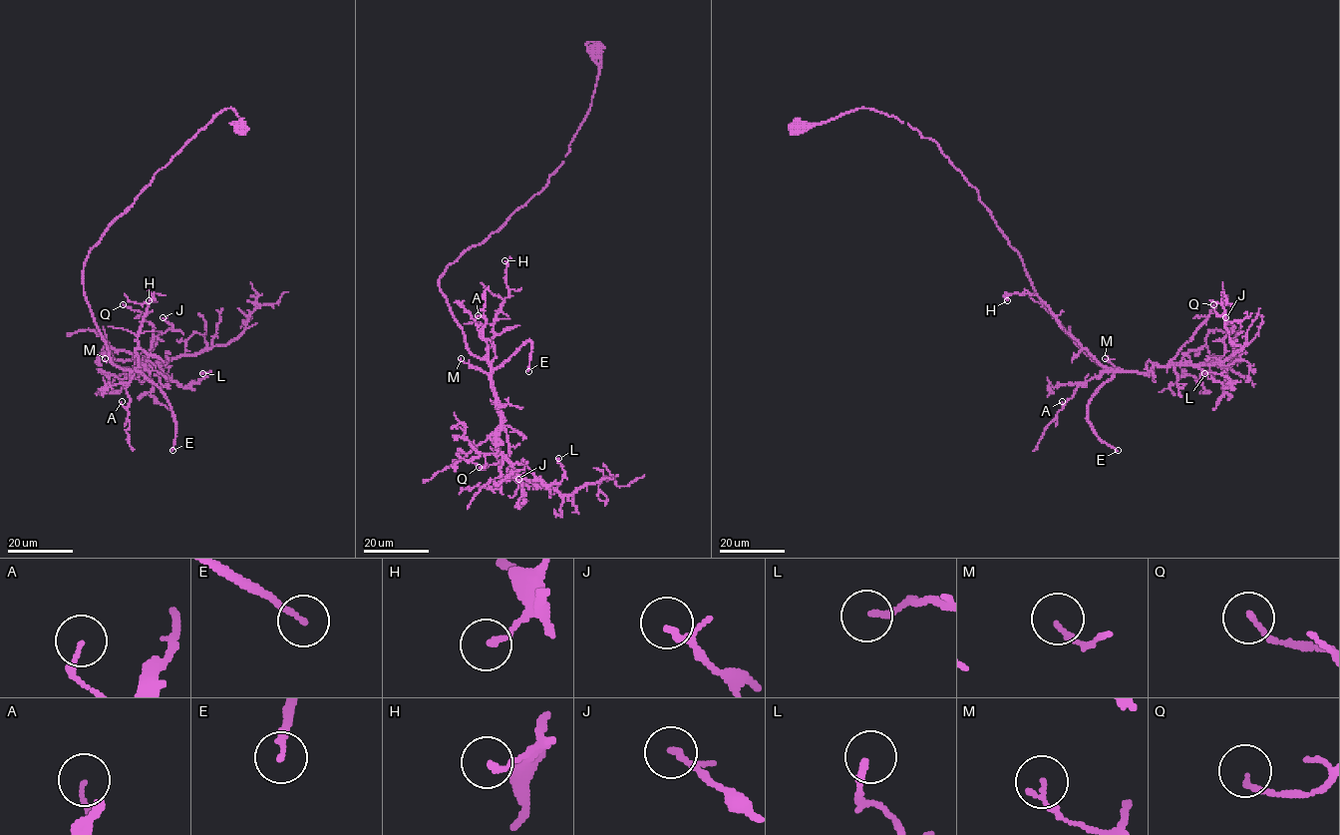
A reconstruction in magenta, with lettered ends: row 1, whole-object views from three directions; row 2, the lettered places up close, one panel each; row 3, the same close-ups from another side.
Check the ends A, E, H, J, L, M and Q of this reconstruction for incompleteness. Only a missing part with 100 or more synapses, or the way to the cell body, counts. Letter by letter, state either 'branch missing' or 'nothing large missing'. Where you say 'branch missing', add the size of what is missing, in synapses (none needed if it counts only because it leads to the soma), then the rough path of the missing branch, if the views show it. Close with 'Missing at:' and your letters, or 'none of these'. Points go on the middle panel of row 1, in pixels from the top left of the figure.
A: nothing large missing
E: branch missing | 200 syn | (528, 371), (481, 466), (475, 449), (455, 435), (453, 387), (460, 379)
H: nothing large missing
J: nothing large missing
L: nothing large missing
M: nothing large missing
Q: nothing large missing
Missing at: E

